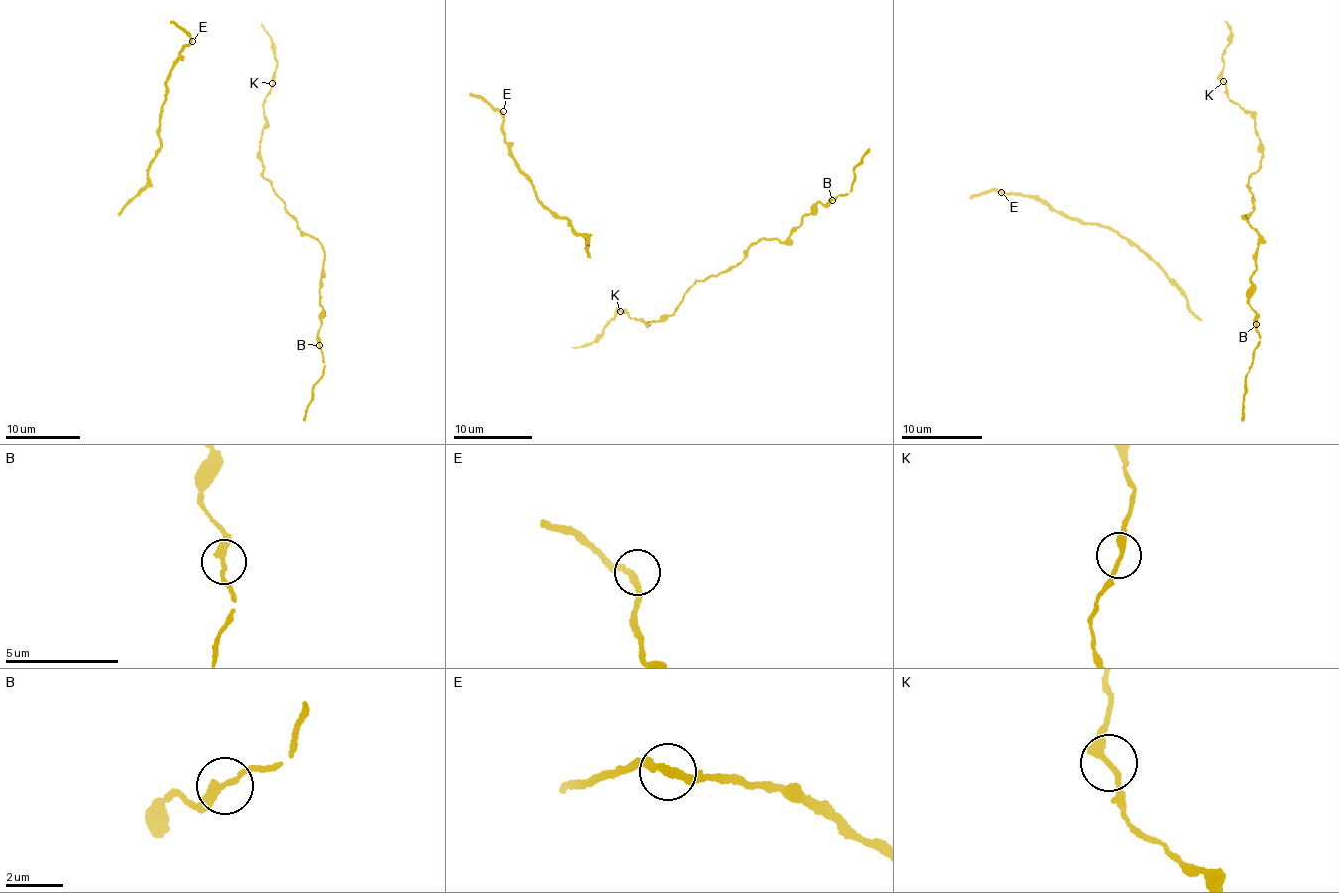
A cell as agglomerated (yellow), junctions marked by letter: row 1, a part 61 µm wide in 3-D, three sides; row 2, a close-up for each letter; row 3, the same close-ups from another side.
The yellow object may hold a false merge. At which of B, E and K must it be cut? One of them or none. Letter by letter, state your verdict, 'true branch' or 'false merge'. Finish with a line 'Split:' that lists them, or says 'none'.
B: true branch
E: true branch
K: true branch
Split: none

